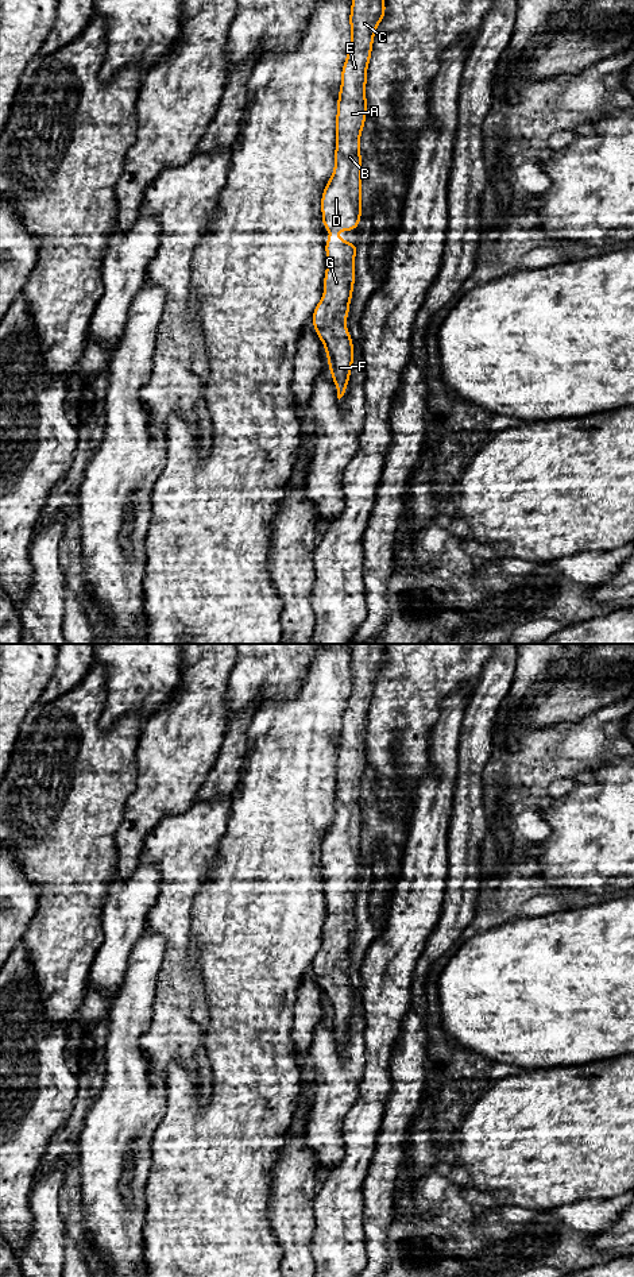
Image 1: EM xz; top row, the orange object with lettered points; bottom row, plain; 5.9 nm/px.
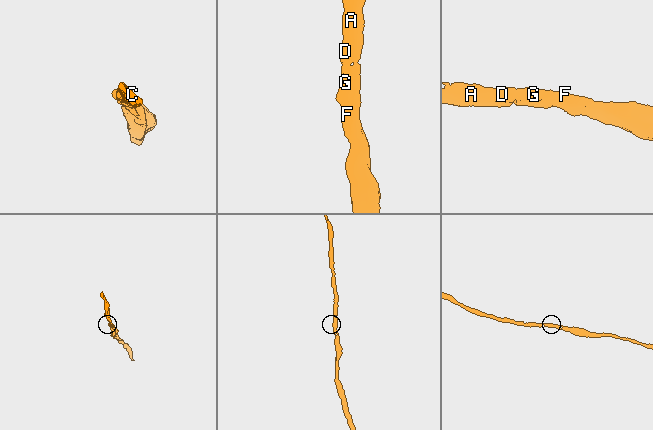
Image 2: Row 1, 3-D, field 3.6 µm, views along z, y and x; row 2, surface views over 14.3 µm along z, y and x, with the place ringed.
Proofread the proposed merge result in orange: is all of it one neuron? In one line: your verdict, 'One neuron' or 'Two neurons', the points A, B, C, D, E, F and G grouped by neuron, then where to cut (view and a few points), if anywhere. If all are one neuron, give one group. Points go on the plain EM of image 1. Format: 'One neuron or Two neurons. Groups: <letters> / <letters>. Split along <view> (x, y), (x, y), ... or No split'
One neuron. Groups: A B C D E F G. No split

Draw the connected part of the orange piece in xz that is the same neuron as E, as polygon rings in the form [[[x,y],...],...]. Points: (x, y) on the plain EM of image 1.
[[[353,644],[351,695],[337,745],[335,818],[321,844],[322,875],[330,881],[325,890],[325,938],[313,958],[312,972],[325,995],[339,1048],[349,1031],[355,1002],[345,967],[356,927],[357,891],[341,888],[335,880],[355,879],[362,867],[360,783],[367,765],[367,717],[374,684],[384,663],[383,644]]]

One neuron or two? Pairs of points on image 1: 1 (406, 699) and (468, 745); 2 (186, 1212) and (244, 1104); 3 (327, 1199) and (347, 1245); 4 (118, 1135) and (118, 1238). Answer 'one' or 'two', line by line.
1: two
2: one
3: one
4: one

